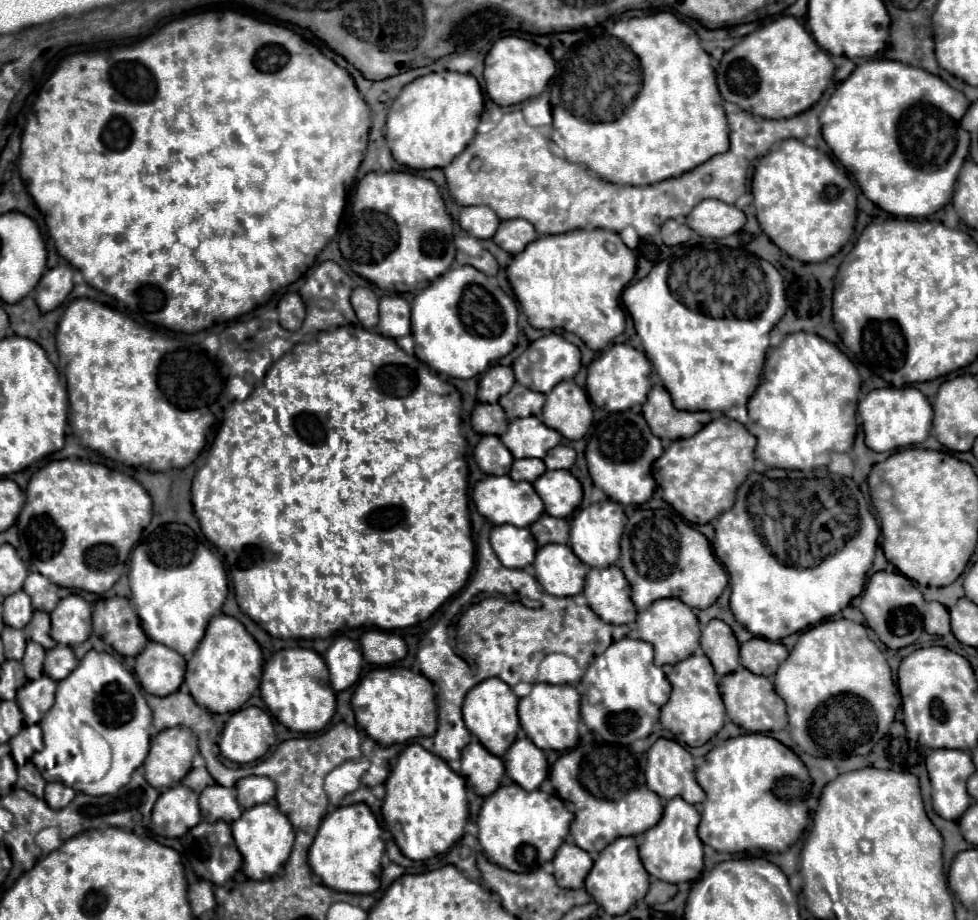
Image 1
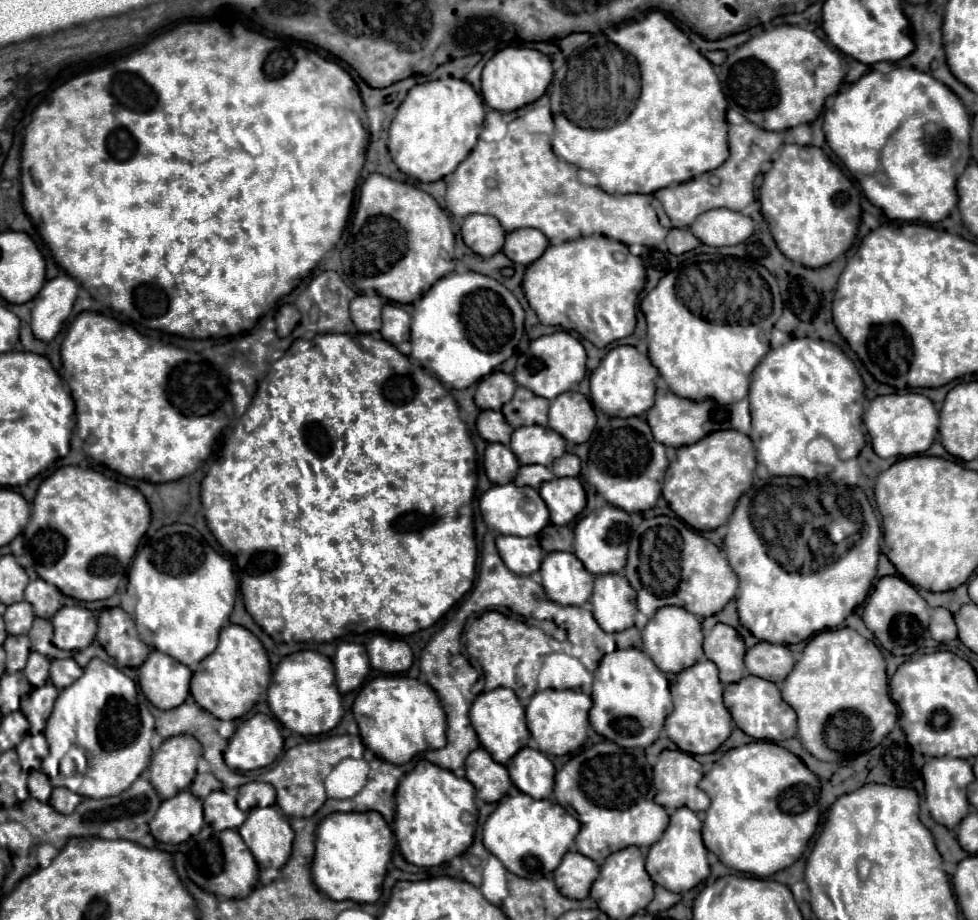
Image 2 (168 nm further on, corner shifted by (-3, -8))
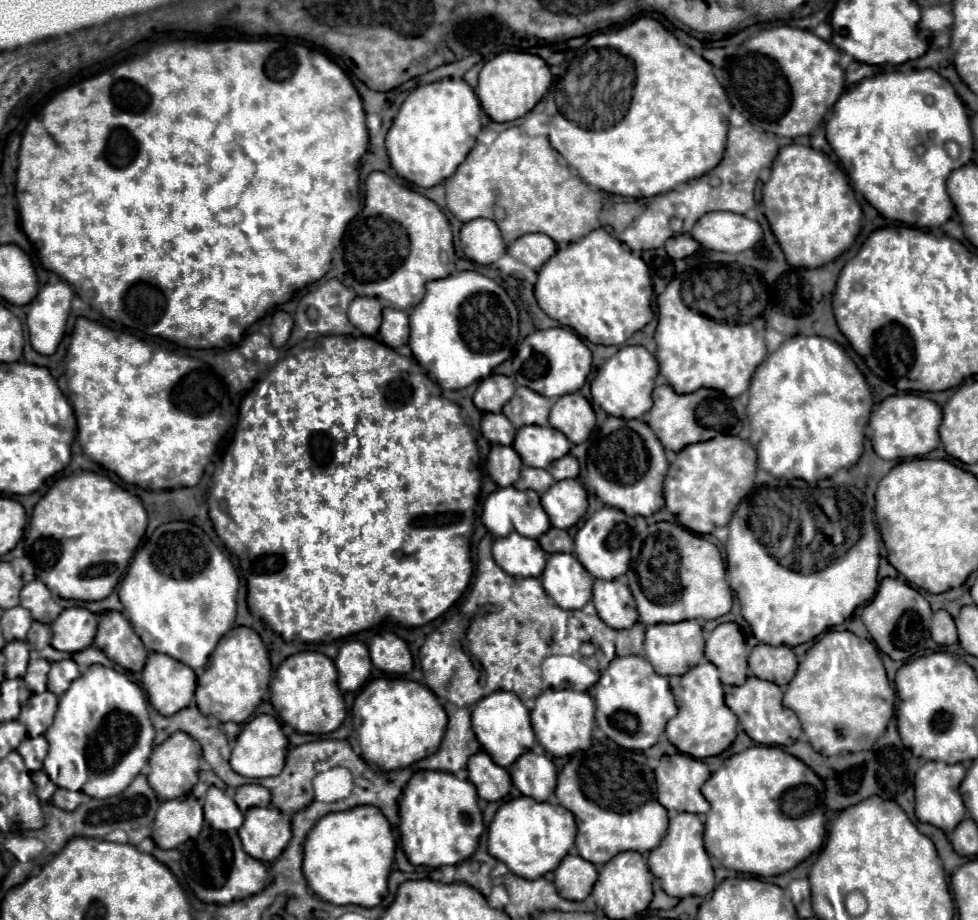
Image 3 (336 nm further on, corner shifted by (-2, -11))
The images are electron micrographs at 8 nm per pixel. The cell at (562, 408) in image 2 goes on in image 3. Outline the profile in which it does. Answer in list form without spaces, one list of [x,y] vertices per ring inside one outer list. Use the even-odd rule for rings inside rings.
[[[580,393],[560,397],[550,411],[550,425],[554,429],[560,429],[574,445],[588,439],[594,423],[596,415],[590,403]]]

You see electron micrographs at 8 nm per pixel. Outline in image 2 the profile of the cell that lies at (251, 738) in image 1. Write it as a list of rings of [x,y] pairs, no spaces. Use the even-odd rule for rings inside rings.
[[[255,714],[235,730],[225,750],[225,762],[233,770],[257,770],[273,764],[281,750],[283,736],[275,718]]]

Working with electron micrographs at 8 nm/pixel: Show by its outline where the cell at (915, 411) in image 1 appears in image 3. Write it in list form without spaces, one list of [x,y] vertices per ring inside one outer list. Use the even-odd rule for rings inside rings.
[[[908,393],[886,397],[882,403],[878,403],[868,421],[868,427],[872,431],[872,447],[876,455],[882,459],[910,459],[928,455],[940,443],[938,437],[940,417],[942,409],[922,395]]]

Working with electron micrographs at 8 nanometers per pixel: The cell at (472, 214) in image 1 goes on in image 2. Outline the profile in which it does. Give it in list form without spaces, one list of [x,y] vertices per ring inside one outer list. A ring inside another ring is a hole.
[[[471,214],[461,226],[463,242],[479,256],[493,256],[501,252],[505,242],[505,230],[489,214]]]

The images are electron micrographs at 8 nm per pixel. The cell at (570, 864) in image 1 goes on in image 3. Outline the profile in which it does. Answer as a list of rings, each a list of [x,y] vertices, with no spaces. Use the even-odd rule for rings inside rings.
[[[570,853],[556,867],[554,885],[560,897],[570,901],[584,901],[590,895],[596,883],[596,877],[598,877],[596,867],[590,861]]]

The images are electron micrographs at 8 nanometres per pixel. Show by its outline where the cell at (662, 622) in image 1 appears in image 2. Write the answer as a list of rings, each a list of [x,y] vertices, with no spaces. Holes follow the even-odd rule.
[[[663,606],[643,630],[643,652],[649,654],[661,672],[681,672],[703,656],[703,632],[695,614],[679,606]]]

